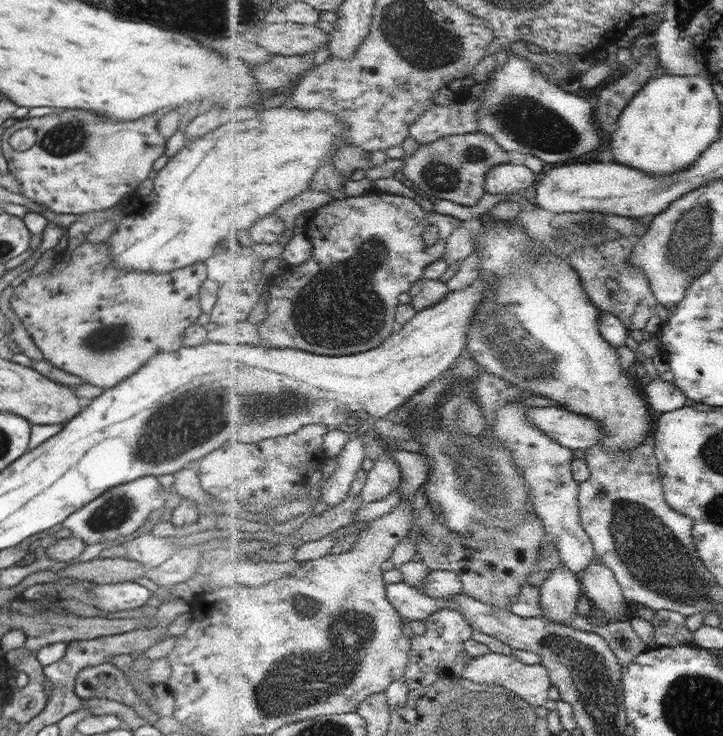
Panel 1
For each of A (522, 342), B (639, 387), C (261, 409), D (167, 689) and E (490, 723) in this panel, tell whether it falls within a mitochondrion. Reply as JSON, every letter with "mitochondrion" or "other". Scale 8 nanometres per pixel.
{"A":"mitochondrion","B":"other","C":"mitochondrion","D":"other","E":"mitochondrion"}

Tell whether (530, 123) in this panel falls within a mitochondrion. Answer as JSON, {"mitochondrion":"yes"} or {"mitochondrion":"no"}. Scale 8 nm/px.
{"mitochondrion":"yes"}

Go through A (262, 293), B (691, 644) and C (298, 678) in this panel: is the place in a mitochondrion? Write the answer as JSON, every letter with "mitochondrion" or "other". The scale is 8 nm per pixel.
{"A":"other","B":"other","C":"mitochondrion"}

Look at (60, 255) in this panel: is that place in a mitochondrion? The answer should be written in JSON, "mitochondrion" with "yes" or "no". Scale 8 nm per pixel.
{"mitochondrion":"no"}

